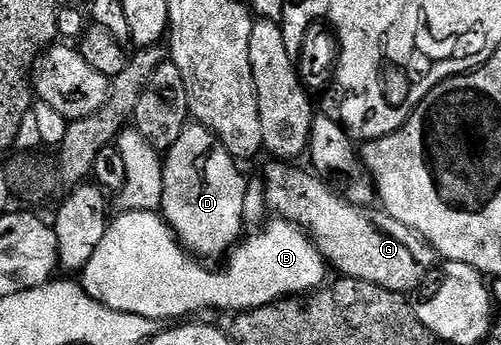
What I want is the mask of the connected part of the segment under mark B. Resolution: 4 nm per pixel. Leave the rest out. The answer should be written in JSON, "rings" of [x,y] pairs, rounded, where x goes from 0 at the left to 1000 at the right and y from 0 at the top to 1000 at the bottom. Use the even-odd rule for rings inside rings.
{"rings":[[[248,609],[242,617],[234,638],[230,629],[218,646],[204,701],[196,701],[196,725],[188,725],[188,748],[172,759],[164,791],[170,852],[220,887],[220,899],[236,899],[244,910],[275,910],[283,922],[321,933],[359,933],[369,922],[389,919],[383,916],[389,904],[407,904],[413,893],[433,893],[439,904],[463,904],[461,910],[497,904],[501,893],[549,881],[555,870],[621,852],[649,820],[651,757],[645,728],[597,649],[583,649],[571,635],[537,635],[517,672],[499,681],[503,687],[497,696],[481,693],[453,733],[455,768],[429,786],[413,777],[405,751],[385,742],[369,722],[317,612]]]}

